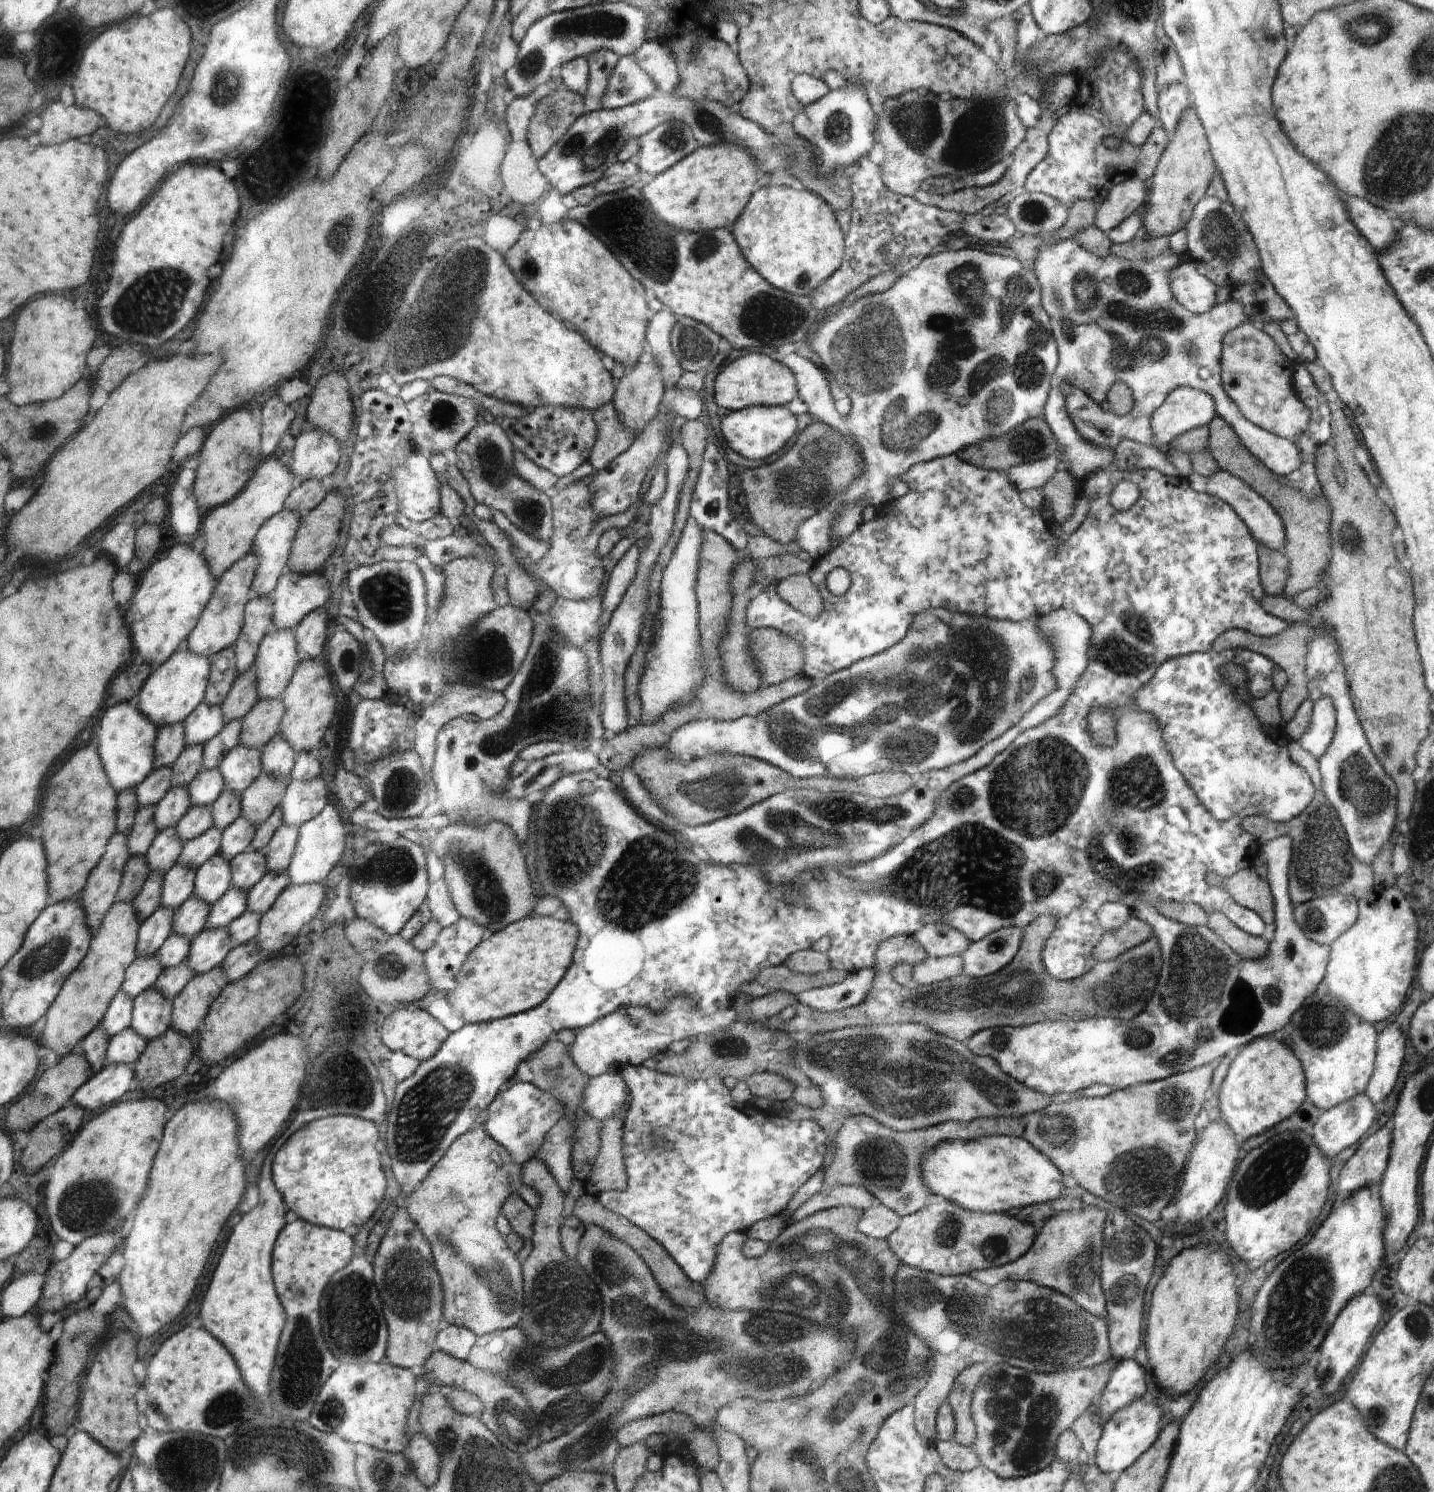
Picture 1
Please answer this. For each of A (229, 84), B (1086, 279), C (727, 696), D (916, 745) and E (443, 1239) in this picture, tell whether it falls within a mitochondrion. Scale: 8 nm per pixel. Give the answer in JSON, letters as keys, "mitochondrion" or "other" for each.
{"A":"mitochondrion","B":"mitochondrion","C":"other","D":"mitochondrion","E":"mitochondrion"}

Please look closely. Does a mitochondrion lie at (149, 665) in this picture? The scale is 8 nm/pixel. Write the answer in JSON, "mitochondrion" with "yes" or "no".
{"mitochondrion":"no"}

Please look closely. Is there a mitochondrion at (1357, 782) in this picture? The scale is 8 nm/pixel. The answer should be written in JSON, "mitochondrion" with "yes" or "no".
{"mitochondrion":"yes"}

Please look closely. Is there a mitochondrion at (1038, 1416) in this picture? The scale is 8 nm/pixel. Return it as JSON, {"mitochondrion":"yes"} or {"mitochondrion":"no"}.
{"mitochondrion":"yes"}

